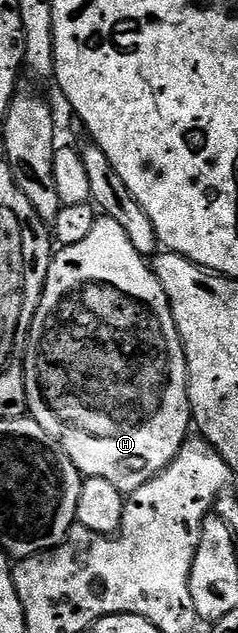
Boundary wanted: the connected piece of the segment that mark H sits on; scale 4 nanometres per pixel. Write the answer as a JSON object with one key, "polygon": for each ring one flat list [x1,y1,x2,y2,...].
{"polygon":[[99,217,95,221,95,225,91,229,91,233,87,233,87,237,83,237,83,241,79,241,79,245,71,245,70,247,61,247,60,250,49,260,49,272,45,278,45,288,41,294,41,299,35,304,37,311,27,323,27,331,29,327,29,340,25,343,25,359,23,358,23,370,25,372,25,392,27,393,27,401,29,406,27,408,28,414,39,424,44,431,54,439,63,449,63,453,67,453,69,460,75,464,77,470,85,477,103,477,107,481,111,481,111,485,115,485,115,489,119,489,122,493,131,493,135,489,139,489,143,485,147,485,147,481,151,481,163,469,167,469,167,465,171,465,171,461,179,453,179,449,184,445,185,440,191,435,191,412,189,410,189,374,187,373,187,361,185,360,185,350,181,344,181,338,177,332,175,325,175,317,171,313,171,305,167,301,167,293,163,293,163,285,159,285,157,274,153,272,152,266,147,262,146,256,139,253,139,249,135,249,135,245,131,245,127,233,123,233,118,223,110,219]]}

